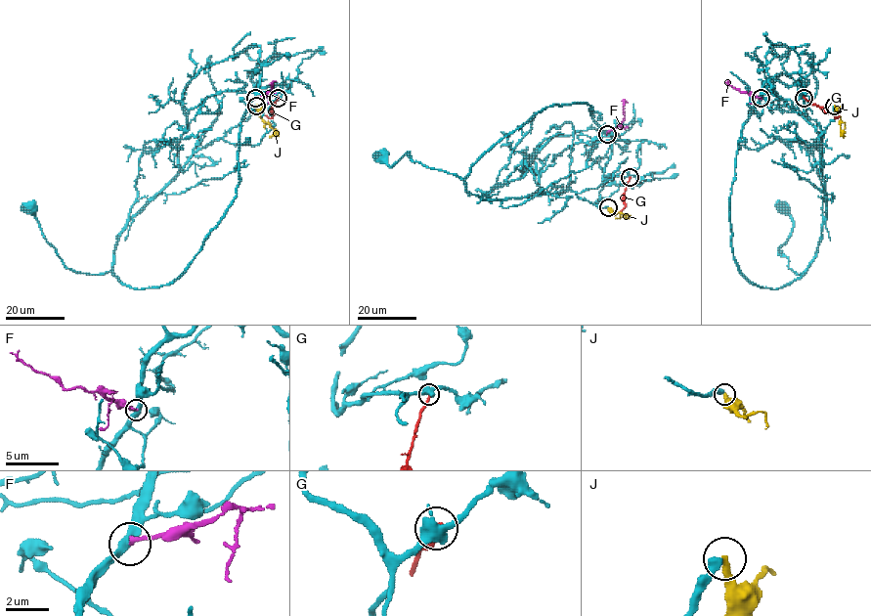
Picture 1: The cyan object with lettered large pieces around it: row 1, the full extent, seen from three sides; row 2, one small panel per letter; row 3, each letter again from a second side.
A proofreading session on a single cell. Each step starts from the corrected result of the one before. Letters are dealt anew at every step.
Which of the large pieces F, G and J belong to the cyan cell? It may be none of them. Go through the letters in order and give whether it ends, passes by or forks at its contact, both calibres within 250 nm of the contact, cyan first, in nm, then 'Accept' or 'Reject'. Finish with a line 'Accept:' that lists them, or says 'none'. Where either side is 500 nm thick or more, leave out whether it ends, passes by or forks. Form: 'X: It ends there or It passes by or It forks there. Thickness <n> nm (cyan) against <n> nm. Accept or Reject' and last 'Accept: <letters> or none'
F: It ends there. Thickness 400 nm (cyan) against 240 nm. Reject
G: It ends there. Thickness 400 nm (cyan) against 240 nm. Reject
J: It ends there. Thickness 400 nm (cyan) against 280 nm. Reject
Accept: none

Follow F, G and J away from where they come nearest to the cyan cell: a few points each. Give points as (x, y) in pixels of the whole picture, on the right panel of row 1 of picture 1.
F: (761, 99), (740, 92), (727, 83), (729, 81)
G: (804, 98), (837, 117), (839, 114)
J: (834, 106), (841, 119), (844, 138)

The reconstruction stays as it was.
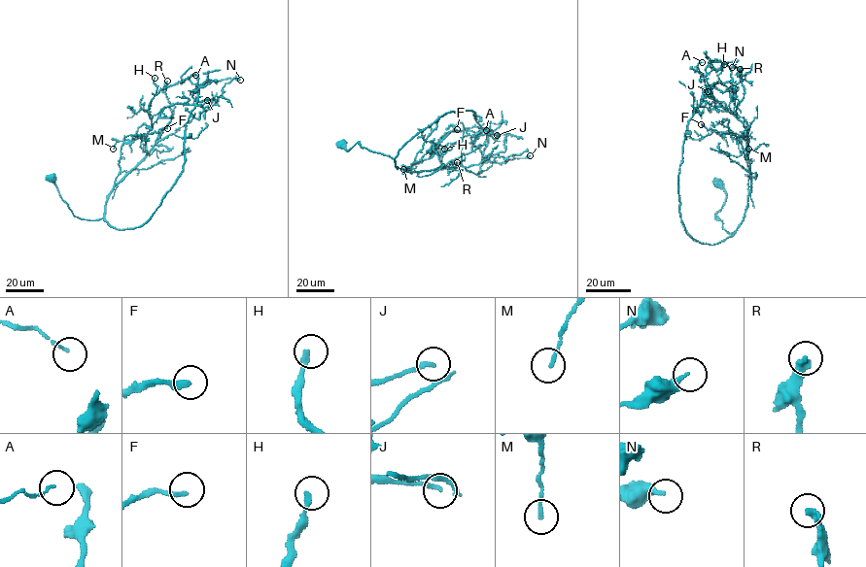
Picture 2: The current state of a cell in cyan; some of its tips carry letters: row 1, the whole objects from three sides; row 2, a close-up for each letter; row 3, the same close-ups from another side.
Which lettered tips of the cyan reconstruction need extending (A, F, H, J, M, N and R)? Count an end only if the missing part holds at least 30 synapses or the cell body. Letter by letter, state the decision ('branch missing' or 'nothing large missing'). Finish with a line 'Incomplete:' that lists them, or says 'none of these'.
A: nothing large missing
F: nothing large missing
H: nothing large missing
J: nothing large missing
M: nothing large missing
N: nothing large missing
R: nothing large missing
Incomplete: none of these

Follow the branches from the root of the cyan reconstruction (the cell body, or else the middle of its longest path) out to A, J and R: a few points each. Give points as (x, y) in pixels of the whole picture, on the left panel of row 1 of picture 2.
A: (51, 180), (75, 216), (101, 219), (109, 193), (147, 153), (150, 102), (162, 89), (195, 75)
J: (51, 180), (75, 216), (101, 219), (109, 193), (146, 154), (146, 137), (152, 116), (169, 106), (207, 100)
R: (51, 180), (75, 216), (101, 219), (109, 193), (145, 157), (171, 119), (167, 81)

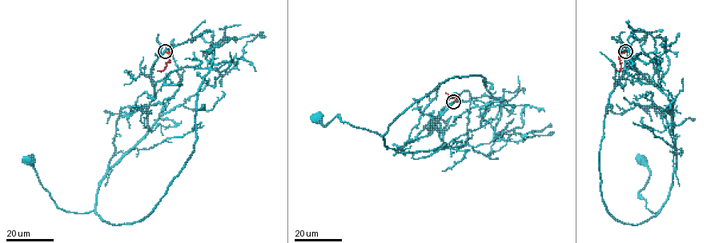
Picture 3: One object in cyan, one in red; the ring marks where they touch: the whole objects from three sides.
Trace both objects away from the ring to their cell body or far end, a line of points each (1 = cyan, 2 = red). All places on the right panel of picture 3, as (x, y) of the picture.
1: (626, 51), (672, 109), (676, 169), (656, 213), (639, 193), (649, 178), (641, 161)
2: (626, 51), (619, 56), (621, 65), (620, 69), (617, 70)

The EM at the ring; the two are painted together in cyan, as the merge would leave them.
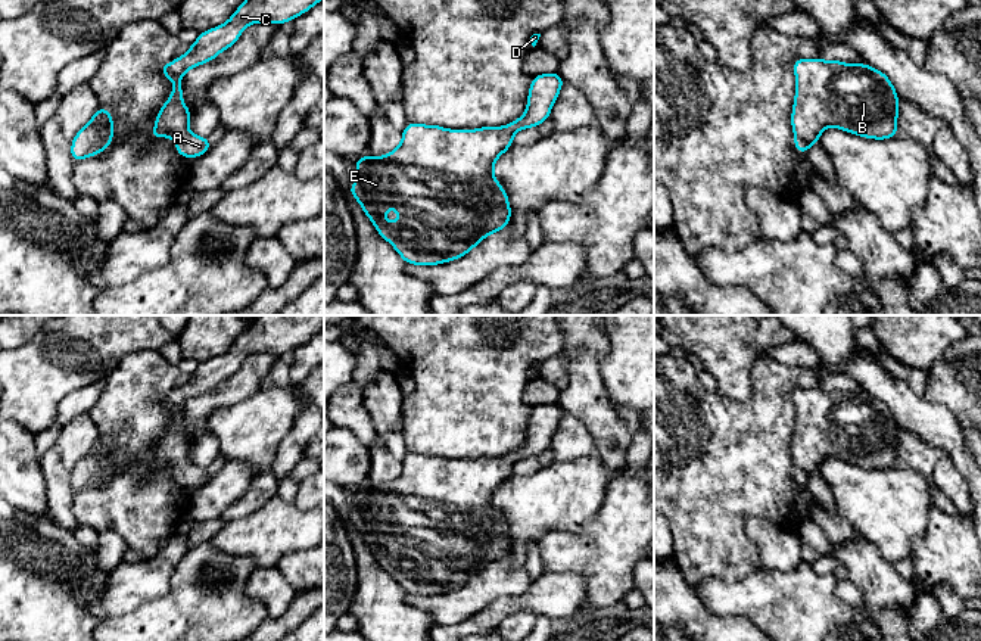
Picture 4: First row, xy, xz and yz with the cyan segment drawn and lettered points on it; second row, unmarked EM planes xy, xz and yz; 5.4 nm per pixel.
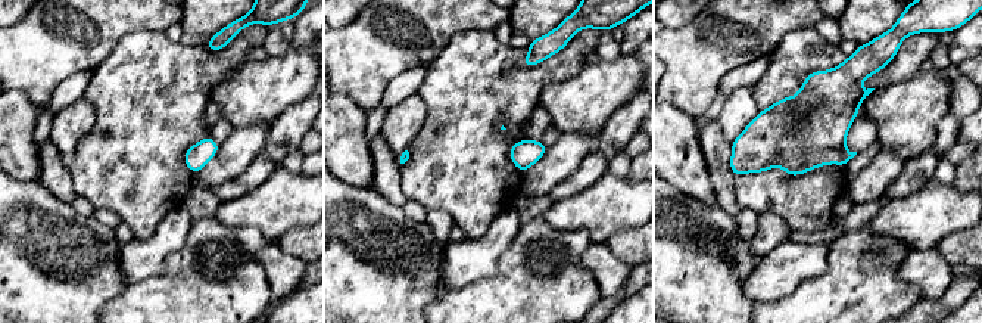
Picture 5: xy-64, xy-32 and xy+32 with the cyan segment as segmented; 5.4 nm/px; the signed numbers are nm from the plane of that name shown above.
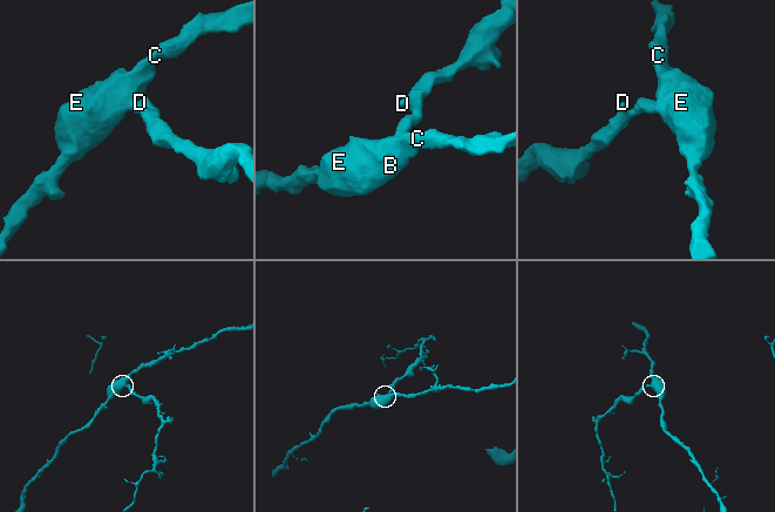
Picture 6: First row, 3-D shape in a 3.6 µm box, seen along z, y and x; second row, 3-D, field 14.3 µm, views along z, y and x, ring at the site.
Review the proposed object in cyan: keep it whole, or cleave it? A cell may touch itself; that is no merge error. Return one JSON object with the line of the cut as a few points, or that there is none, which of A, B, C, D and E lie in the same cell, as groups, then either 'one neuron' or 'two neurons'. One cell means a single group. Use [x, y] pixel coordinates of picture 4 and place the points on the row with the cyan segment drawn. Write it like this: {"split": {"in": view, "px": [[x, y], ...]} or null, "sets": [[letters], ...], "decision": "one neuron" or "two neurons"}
{"split": null, "sets": [["A", "B", "C", "D", "E"]], "decision": "one neuron"}

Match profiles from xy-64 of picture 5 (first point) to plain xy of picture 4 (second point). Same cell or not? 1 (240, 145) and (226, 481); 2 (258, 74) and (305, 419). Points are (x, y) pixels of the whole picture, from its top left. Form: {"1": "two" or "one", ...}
{"1": "one", "2": "two"}

